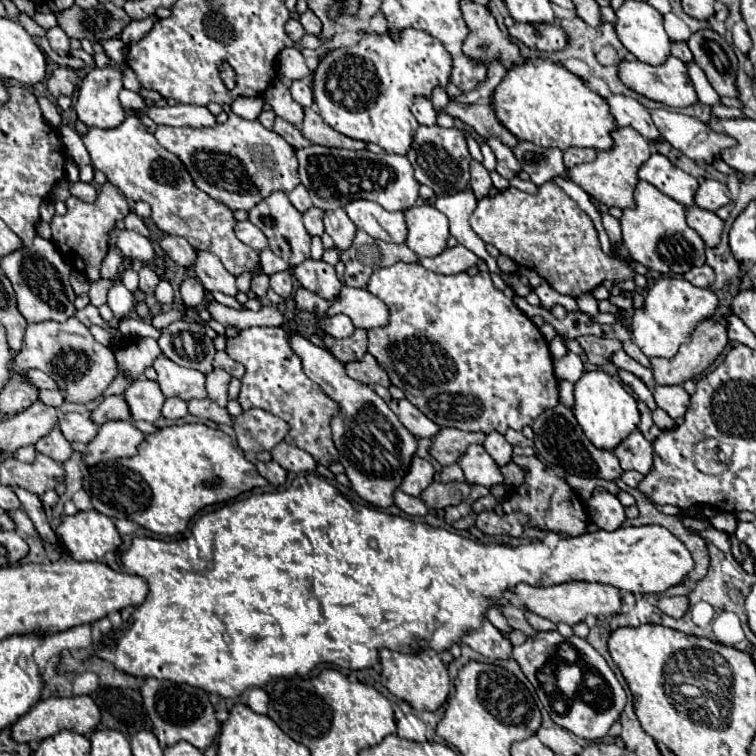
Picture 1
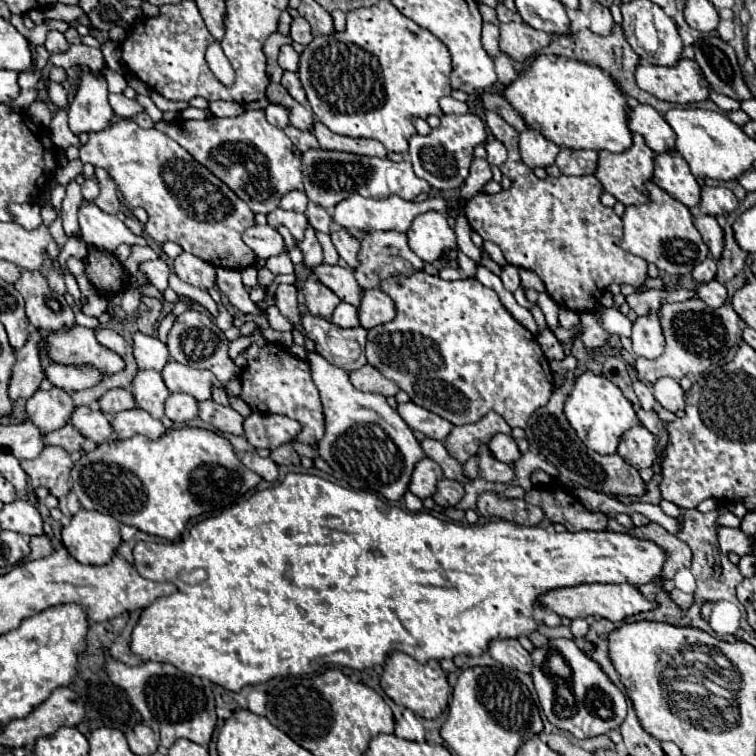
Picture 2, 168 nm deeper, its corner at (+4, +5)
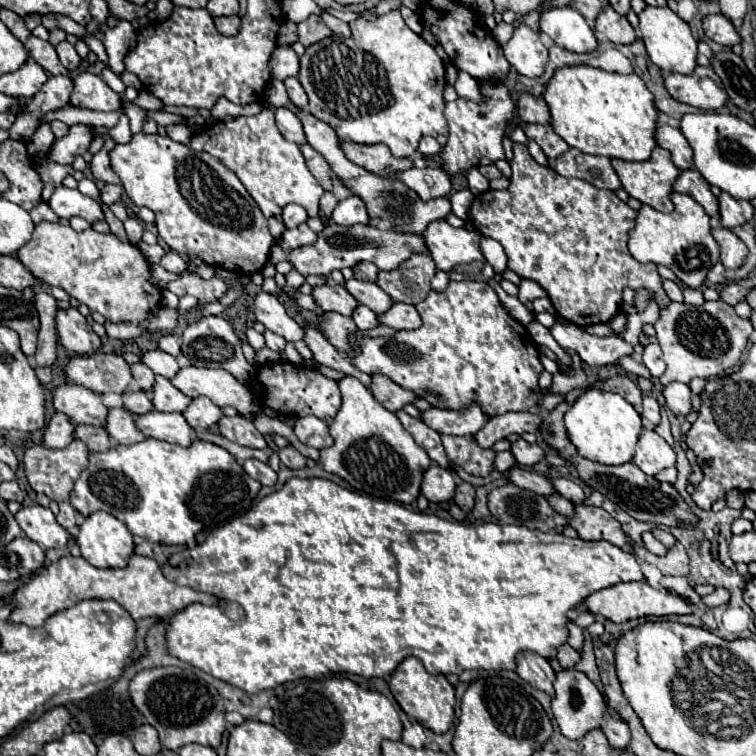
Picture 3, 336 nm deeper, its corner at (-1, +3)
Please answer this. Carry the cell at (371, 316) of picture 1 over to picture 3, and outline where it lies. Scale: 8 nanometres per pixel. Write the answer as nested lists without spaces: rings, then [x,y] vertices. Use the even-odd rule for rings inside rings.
[[[396,302],[388,314],[380,316],[380,324],[392,326],[396,330],[416,330],[422,326],[422,318],[414,306]]]

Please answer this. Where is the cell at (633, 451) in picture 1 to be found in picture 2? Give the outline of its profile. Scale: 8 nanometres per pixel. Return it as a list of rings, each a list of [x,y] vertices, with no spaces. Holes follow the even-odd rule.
[[[635,426],[621,436],[617,452],[633,468],[649,468],[655,462],[655,436],[647,428]]]

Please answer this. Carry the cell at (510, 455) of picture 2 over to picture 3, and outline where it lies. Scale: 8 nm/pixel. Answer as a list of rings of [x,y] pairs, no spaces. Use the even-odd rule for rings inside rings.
[[[522,438],[512,444],[512,452],[520,466],[532,466],[532,464],[544,460],[544,450],[538,444],[528,444]]]

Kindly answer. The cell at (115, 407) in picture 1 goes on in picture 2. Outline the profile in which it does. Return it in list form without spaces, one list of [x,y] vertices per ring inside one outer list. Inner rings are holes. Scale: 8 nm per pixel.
[[[113,388],[99,398],[99,410],[107,418],[111,418],[113,414],[121,410],[129,410],[129,408],[135,408],[135,400],[133,400],[133,394],[123,388]]]

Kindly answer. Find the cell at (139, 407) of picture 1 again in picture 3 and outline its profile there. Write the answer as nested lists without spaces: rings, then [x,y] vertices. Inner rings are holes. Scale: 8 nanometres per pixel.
[[[156,376],[156,386],[152,390],[152,402],[154,408],[160,412],[184,412],[192,398],[182,394],[178,388],[172,386],[170,380]]]

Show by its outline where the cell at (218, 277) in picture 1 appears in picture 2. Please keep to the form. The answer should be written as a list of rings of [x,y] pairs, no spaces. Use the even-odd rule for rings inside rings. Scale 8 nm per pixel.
[[[217,268],[217,280],[215,280],[219,292],[223,296],[229,298],[229,302],[239,308],[243,314],[263,314],[263,310],[251,302],[247,290],[243,288],[243,282],[241,282],[241,272],[239,270],[233,270],[233,268]]]

